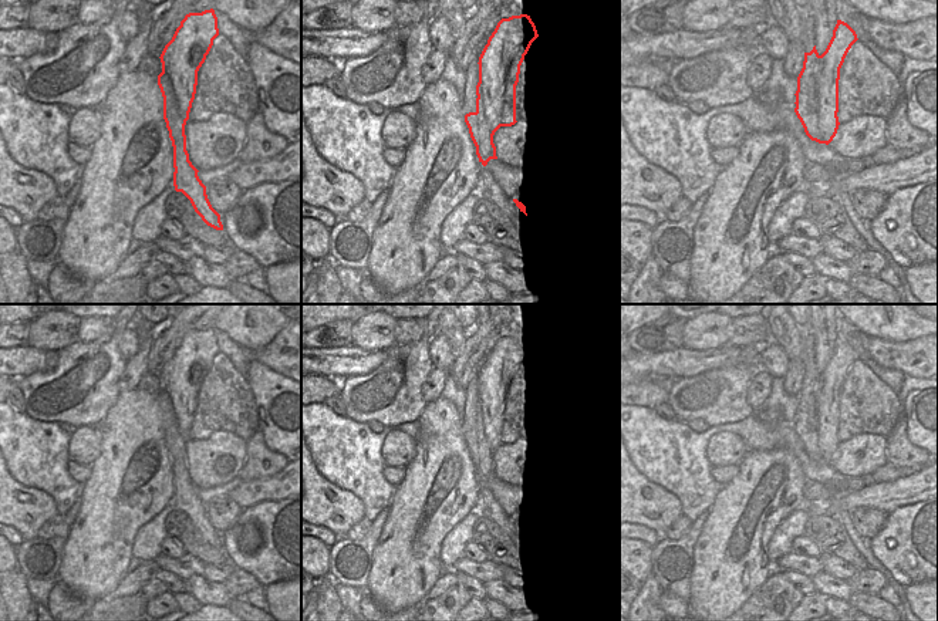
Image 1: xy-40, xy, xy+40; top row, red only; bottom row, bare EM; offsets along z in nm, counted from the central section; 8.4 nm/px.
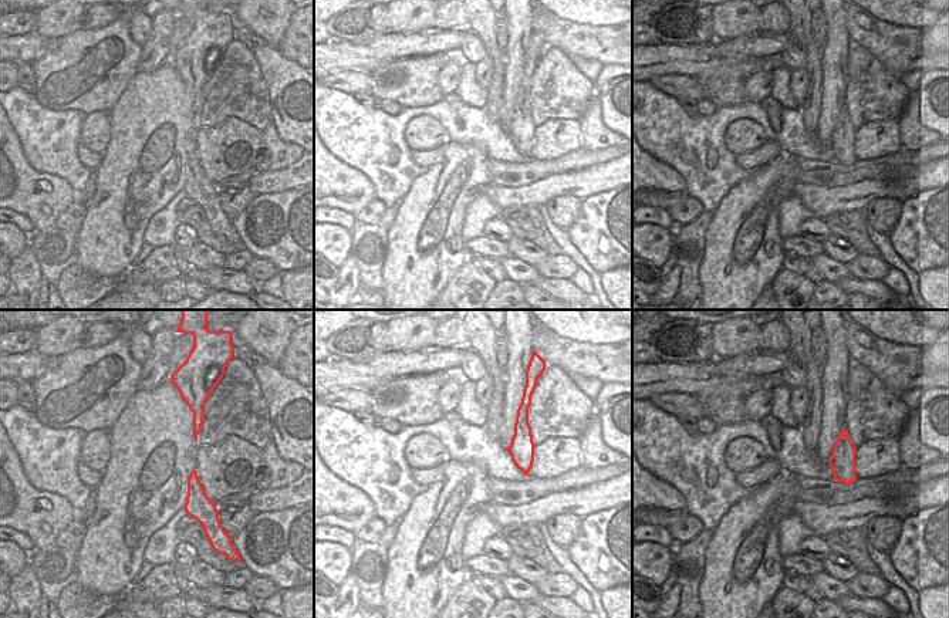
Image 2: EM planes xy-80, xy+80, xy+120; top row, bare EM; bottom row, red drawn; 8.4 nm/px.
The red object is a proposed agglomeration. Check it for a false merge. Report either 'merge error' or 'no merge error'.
merge error

